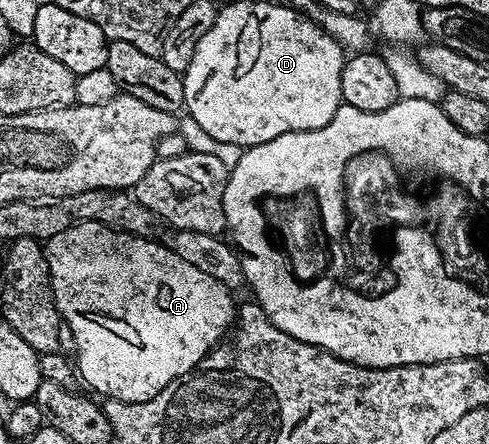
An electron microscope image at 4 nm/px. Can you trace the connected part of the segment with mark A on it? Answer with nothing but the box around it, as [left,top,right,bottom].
[45,223,237,403]

